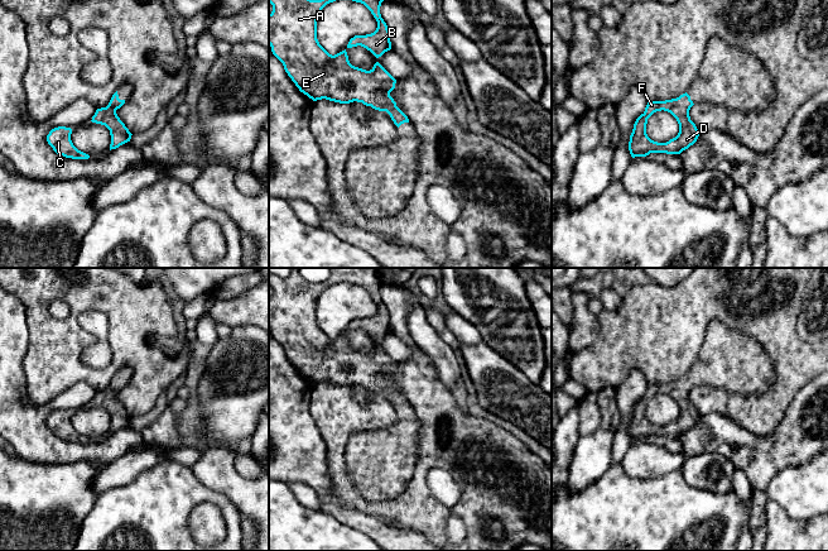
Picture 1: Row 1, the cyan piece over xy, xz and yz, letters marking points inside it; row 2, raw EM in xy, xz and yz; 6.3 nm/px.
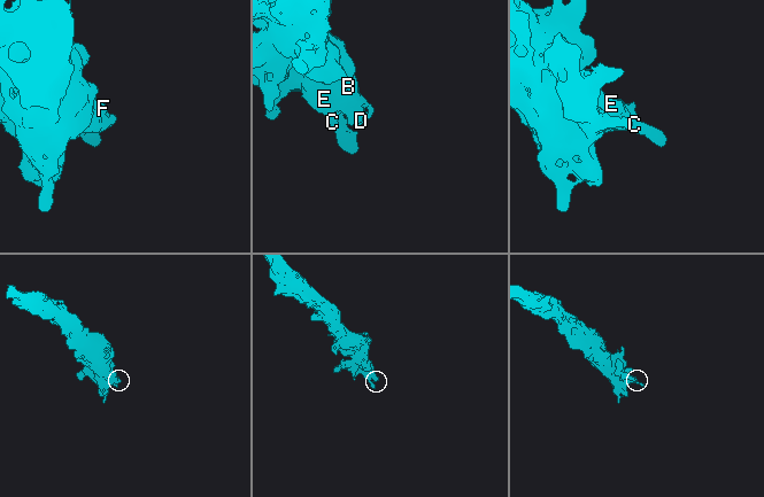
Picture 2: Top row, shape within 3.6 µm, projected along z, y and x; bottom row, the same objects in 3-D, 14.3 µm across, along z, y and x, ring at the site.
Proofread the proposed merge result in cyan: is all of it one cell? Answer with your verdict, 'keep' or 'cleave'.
keep

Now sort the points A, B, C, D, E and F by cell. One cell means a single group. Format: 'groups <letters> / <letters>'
groups A B C D E F

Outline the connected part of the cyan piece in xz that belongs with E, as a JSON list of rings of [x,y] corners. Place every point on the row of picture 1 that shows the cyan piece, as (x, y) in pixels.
[[[269,0],[273,11],[269,14],[269,45],[273,54],[283,63],[285,72],[299,88],[313,101],[329,100],[340,104],[362,102],[379,111],[386,111],[399,128],[409,123],[408,116],[390,96],[396,80],[376,62],[370,71],[350,63],[346,49],[332,56],[317,39],[317,20],[322,9],[336,0]]]

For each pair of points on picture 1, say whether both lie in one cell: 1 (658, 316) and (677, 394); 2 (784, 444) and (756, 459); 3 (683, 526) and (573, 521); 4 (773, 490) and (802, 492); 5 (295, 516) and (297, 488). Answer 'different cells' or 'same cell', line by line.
1: different cells
2: same cell
3: same cell
4: same cell
5: different cells

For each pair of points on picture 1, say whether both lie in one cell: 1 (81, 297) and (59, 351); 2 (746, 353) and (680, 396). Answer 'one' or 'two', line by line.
1: one
2: one

